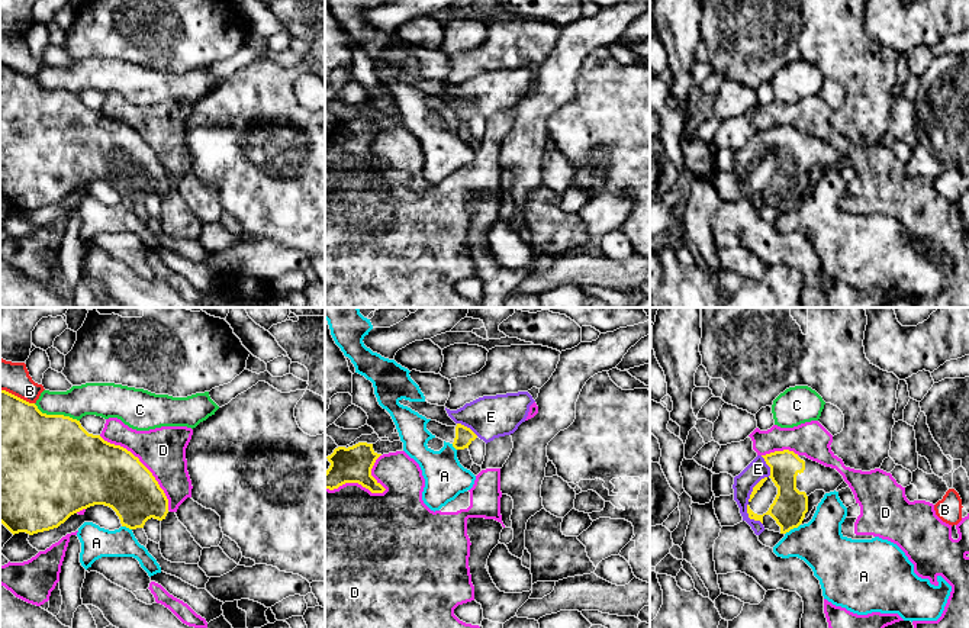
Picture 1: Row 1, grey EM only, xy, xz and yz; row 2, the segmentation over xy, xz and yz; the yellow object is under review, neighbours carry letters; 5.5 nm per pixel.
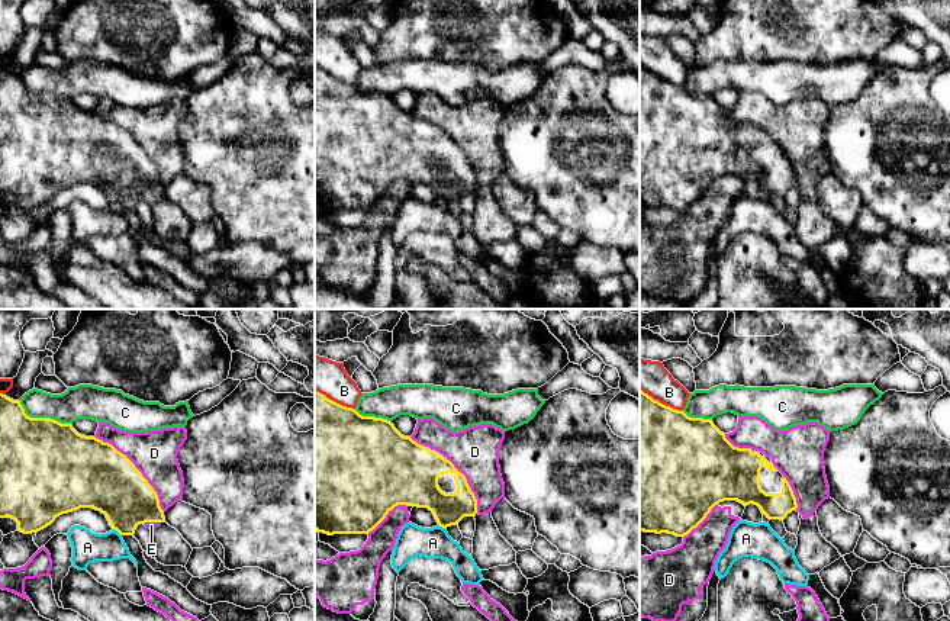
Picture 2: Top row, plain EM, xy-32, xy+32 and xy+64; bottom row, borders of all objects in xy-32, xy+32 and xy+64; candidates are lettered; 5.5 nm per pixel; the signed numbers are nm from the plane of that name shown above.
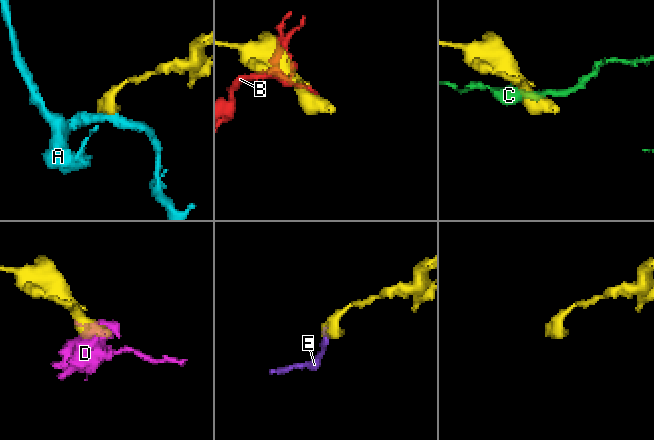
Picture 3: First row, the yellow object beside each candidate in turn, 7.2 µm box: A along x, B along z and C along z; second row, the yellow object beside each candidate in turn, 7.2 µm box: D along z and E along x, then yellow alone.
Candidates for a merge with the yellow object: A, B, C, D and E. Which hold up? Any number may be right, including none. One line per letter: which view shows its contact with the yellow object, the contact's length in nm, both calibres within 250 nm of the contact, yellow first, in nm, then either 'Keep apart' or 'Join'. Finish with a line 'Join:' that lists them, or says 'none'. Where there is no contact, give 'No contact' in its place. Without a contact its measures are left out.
A: Touches yellow in yz. Shared border 110 nm. Thickness 190 nm (yellow) against 260 nm. Keep apart
B: Touches yellow in xy. Shared border 200 nm. Thickness 500 nm (yellow) against 170 nm. Keep apart
C: Touches yellow in xy. Shared border 280 nm. Thickness 500 nm (yellow) against 180 nm. Keep apart
D: Touches yellow in xz. Shared border 360 nm. Thickness 200 nm (yellow) against 500 nm. Keep apart
E: Touches yellow in yz. Shared border 260 nm. Thickness 40 nm (yellow) against 110 nm. Join
Join: E

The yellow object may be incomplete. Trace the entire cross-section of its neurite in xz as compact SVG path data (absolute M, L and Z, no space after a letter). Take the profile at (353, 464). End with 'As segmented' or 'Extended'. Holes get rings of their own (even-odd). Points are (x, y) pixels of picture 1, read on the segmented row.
M367 442L335 448L326 457L331 466L325 471L325 489L334 490L345 483L358 483L371 493L383 493L386 489L371 476L380 455L373 450L373 444Z. As segmented

